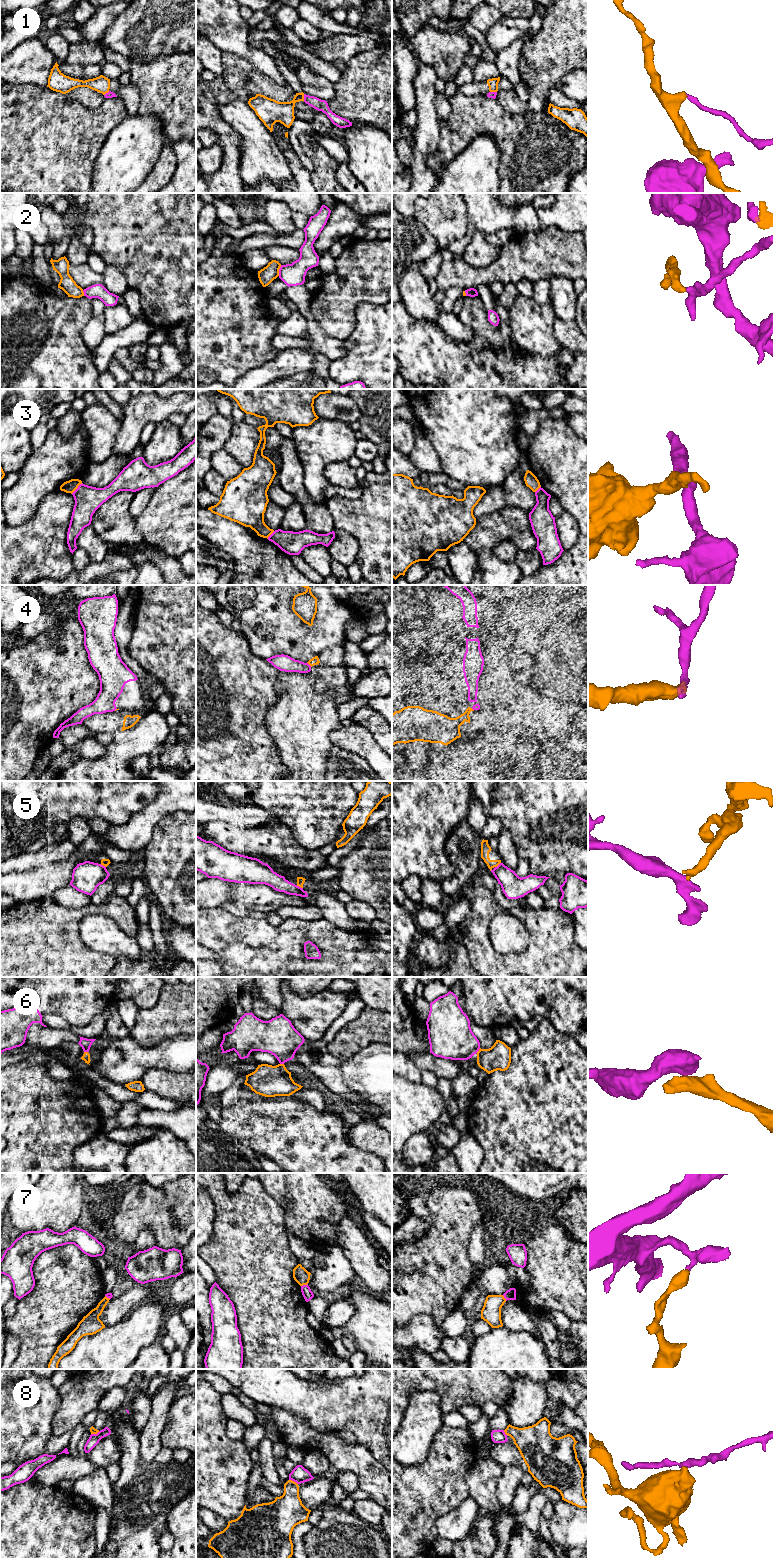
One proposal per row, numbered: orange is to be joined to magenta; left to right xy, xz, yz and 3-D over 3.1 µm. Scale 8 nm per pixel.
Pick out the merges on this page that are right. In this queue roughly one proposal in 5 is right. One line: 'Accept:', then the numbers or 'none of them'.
Accept: none of them

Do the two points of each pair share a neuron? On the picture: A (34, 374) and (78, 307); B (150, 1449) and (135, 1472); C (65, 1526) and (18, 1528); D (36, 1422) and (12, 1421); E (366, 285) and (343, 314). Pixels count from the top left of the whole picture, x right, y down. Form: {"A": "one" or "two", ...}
{"A": "one", "B": "two", "C": "one", "D": "one", "E": "one"}

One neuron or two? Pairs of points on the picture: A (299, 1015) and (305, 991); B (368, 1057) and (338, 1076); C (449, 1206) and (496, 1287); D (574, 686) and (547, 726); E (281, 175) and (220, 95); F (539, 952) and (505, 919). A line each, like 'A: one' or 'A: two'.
A: two
B: one
C: two
D: two
E: two
F: two

